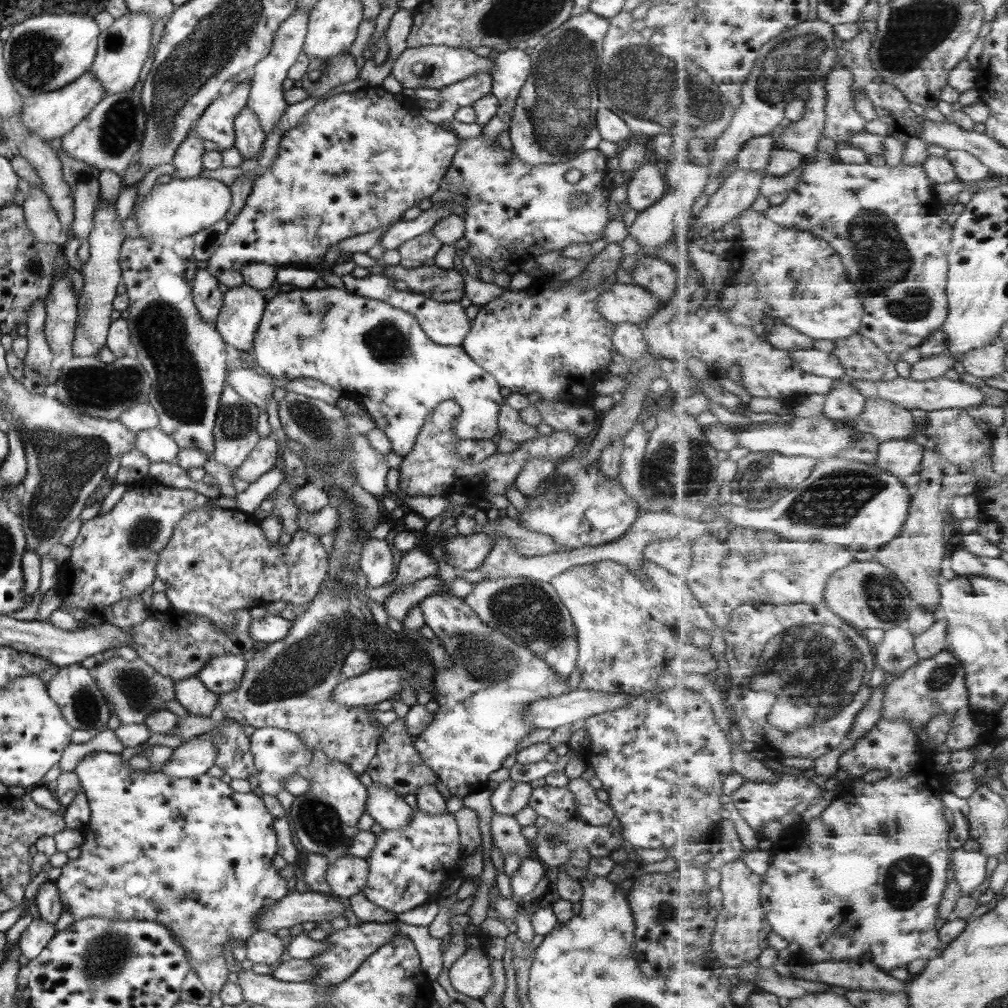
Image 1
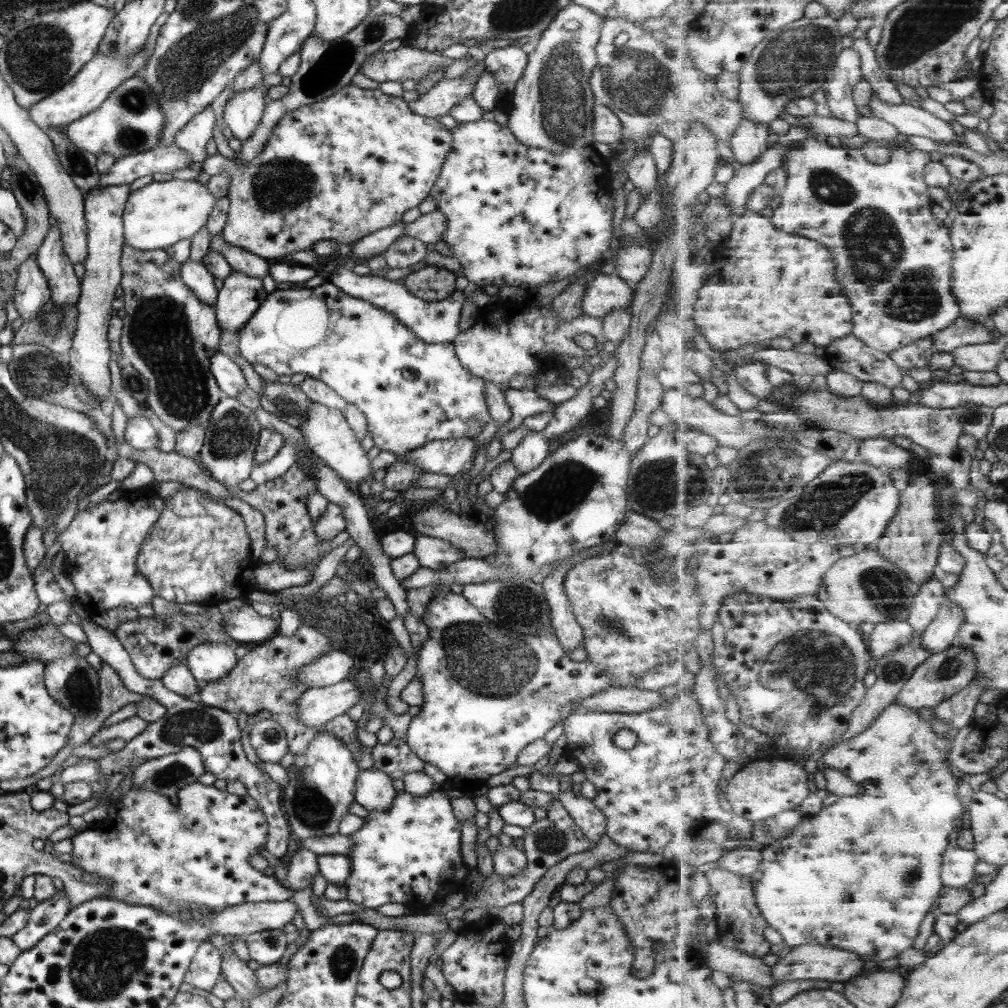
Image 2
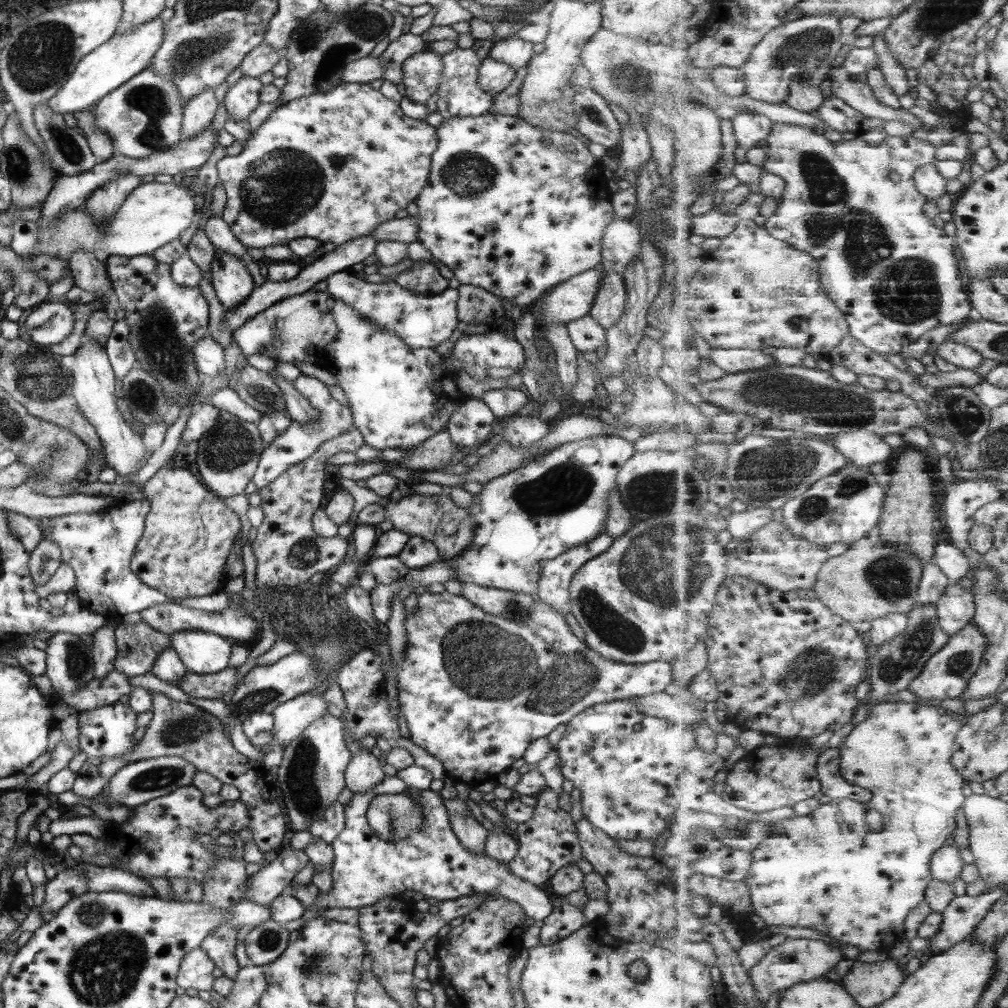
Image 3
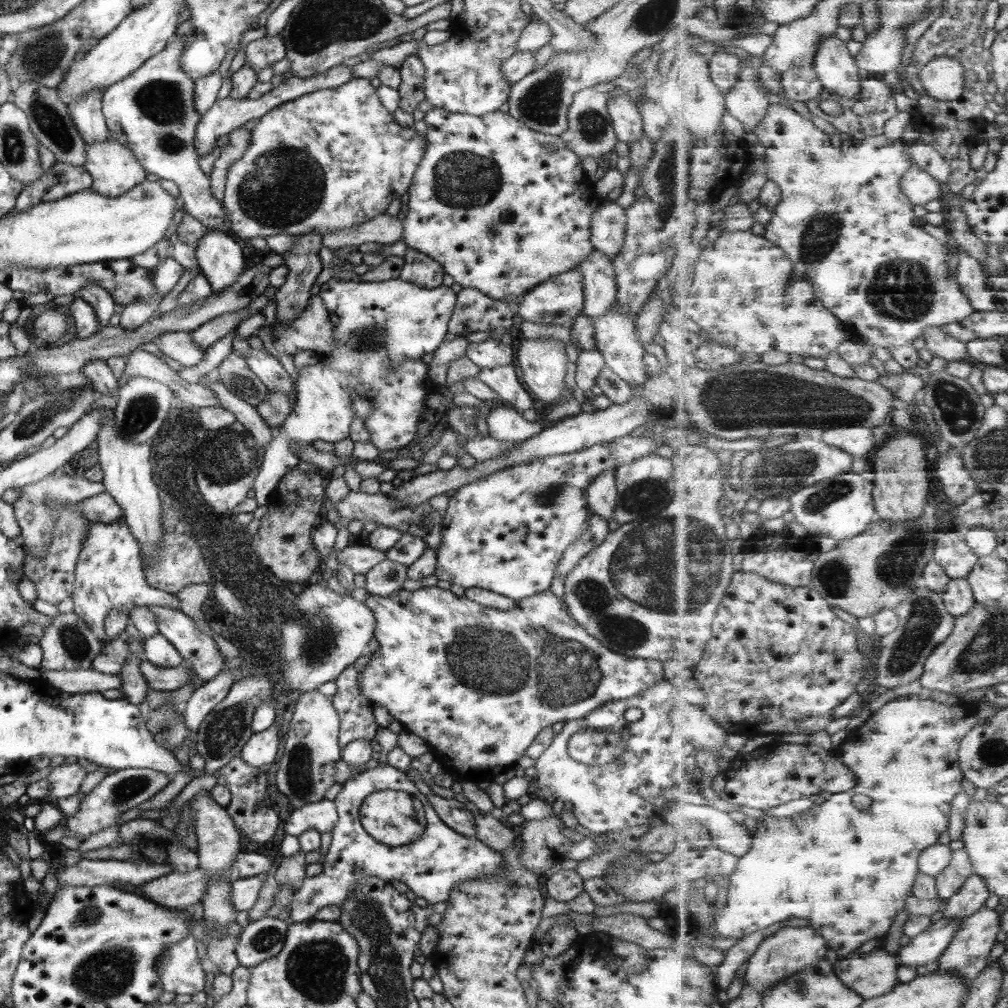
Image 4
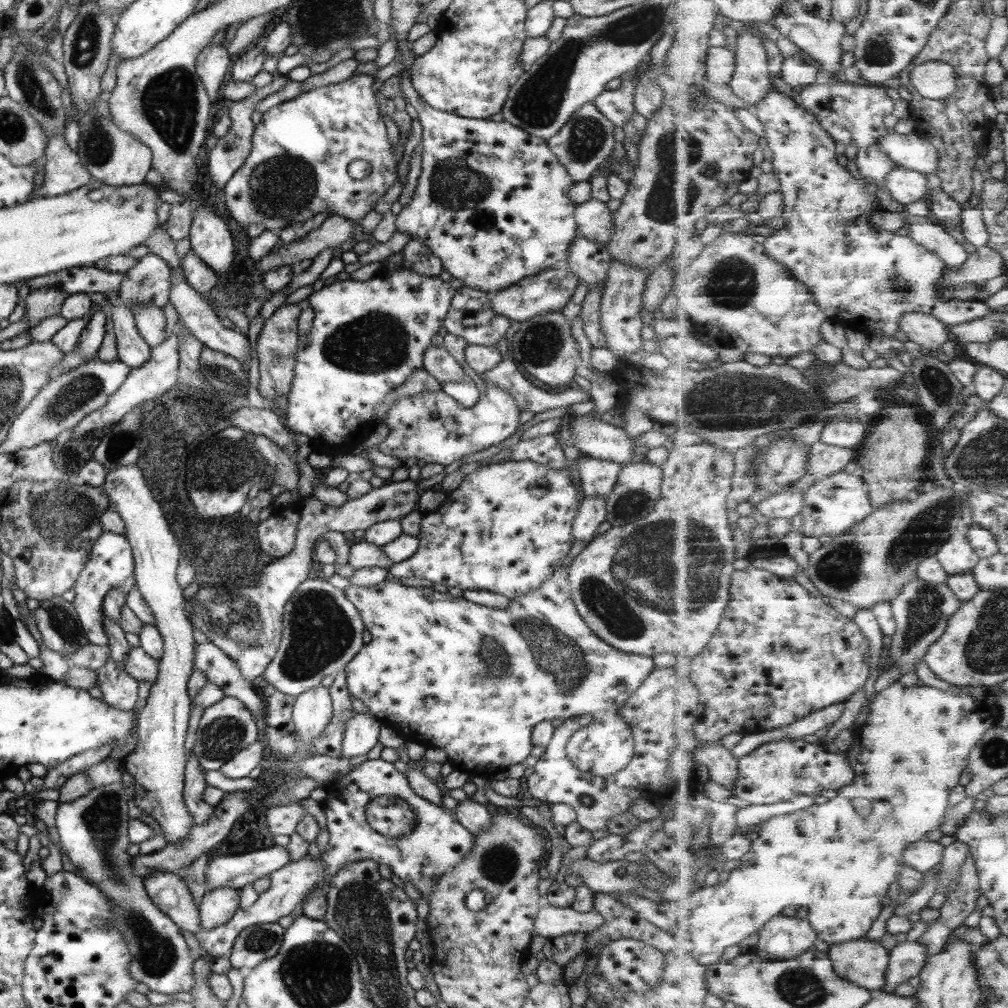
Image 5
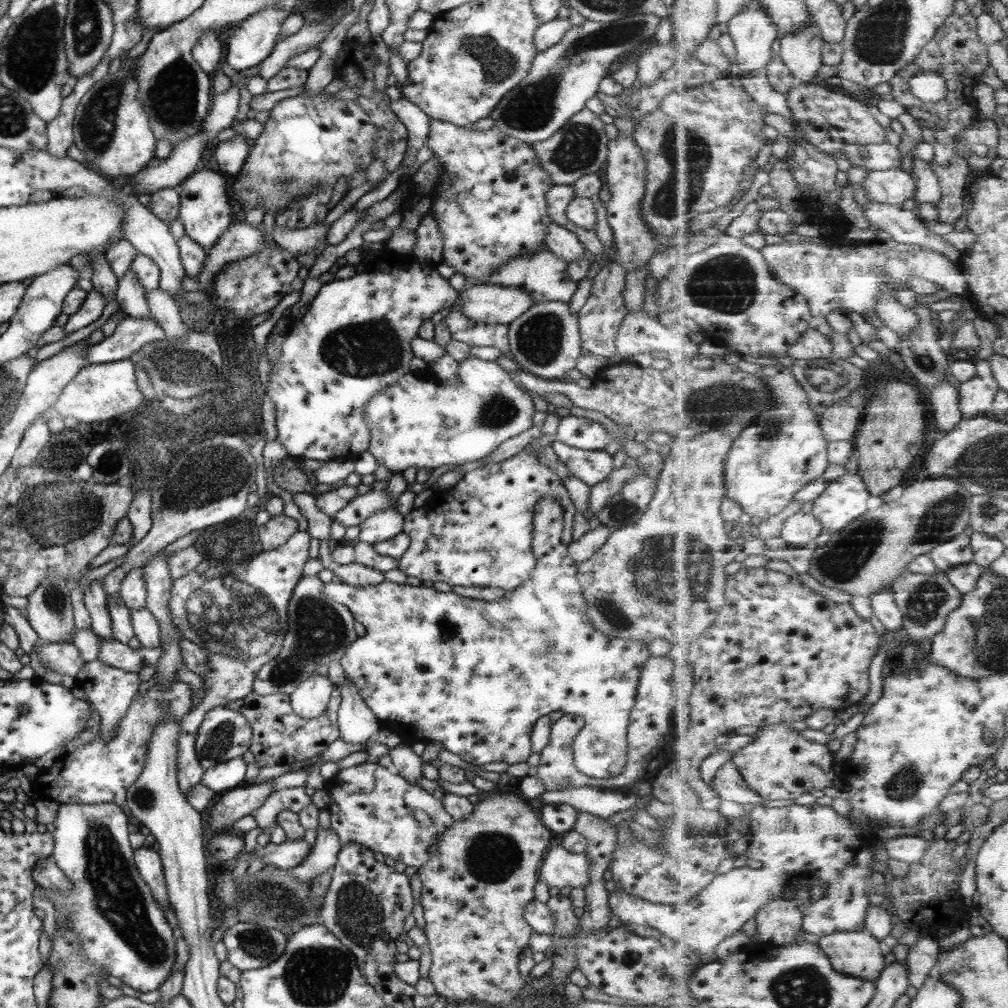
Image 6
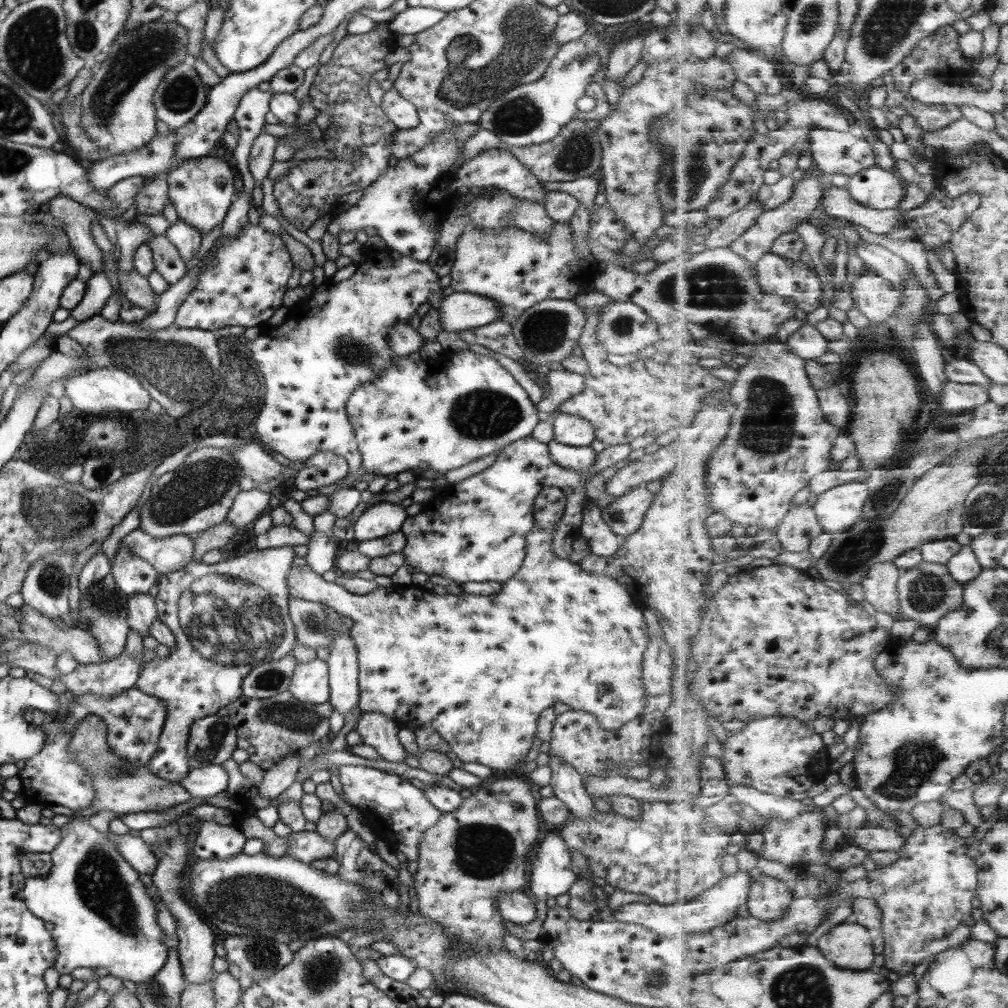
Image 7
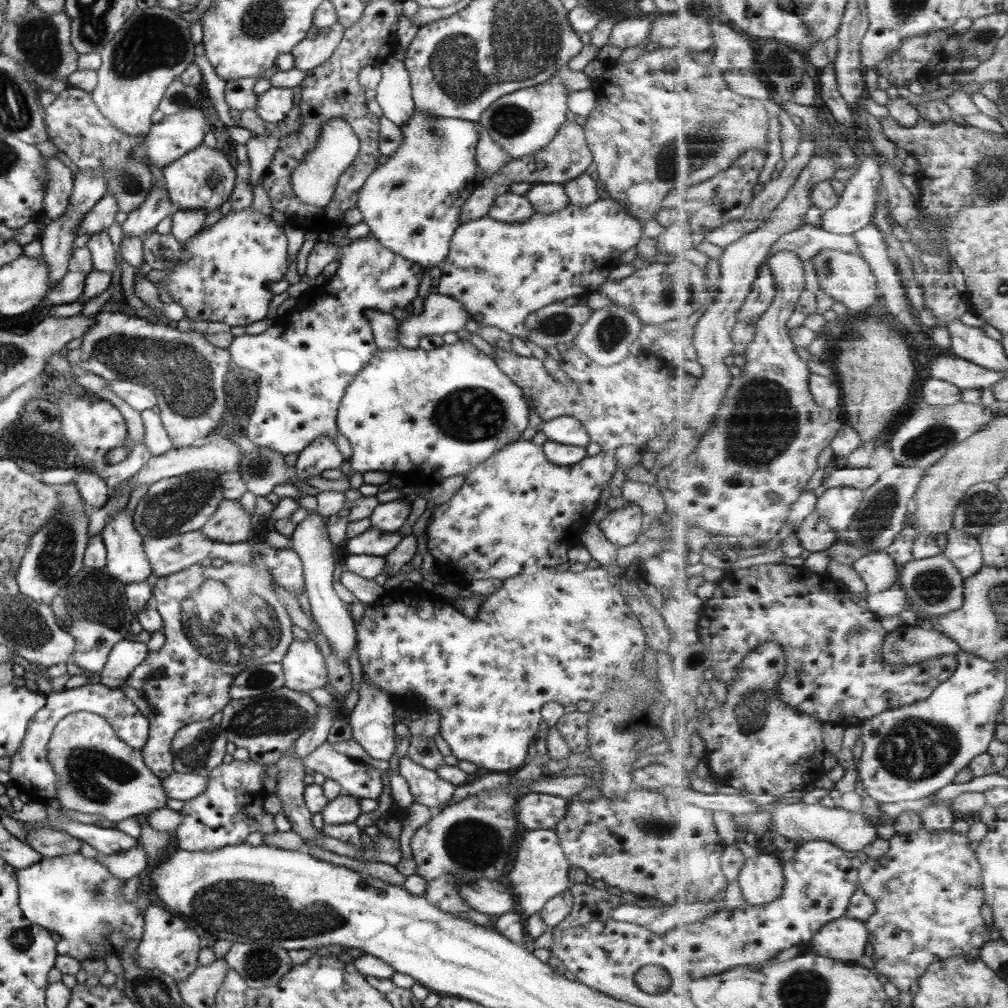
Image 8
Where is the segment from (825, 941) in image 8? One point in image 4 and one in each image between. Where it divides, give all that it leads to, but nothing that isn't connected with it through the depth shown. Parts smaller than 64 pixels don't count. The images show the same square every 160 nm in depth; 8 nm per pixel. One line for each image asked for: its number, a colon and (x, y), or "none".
4: (873, 974)
5: (865, 962)
6: (859, 954)
7: (849, 945)

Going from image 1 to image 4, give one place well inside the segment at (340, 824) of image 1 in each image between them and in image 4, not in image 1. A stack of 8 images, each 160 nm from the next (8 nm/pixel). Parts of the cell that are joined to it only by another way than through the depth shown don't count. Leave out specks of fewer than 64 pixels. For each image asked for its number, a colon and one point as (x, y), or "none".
2: (319, 786)
3: (310, 775)
4: (306, 769)

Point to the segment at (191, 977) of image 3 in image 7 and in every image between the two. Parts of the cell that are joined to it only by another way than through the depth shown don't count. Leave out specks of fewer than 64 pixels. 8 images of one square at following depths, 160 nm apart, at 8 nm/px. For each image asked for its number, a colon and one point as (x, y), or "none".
4: (176, 966)
5: (91, 830)
6: (120, 928)
7: (102, 917)

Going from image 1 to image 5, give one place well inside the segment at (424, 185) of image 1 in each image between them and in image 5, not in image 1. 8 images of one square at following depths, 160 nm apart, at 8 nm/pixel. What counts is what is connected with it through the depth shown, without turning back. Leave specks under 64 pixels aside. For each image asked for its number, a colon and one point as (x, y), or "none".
2: (338, 169)
3: (332, 166)
4: (333, 158)
5: (297, 165)

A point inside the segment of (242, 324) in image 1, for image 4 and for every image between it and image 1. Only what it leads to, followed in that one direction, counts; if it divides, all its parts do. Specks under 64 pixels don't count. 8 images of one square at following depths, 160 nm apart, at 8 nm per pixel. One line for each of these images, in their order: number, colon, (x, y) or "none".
2: (239, 296)
3: (230, 280)
4: (219, 258)

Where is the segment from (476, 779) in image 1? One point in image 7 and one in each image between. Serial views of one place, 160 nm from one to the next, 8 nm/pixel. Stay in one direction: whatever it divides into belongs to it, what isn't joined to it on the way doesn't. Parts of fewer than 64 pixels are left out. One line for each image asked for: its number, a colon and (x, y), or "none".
2: (486, 693)
3: (475, 690)
4: (476, 684)
5: (473, 681)
6: (474, 676)
7: (479, 669)

